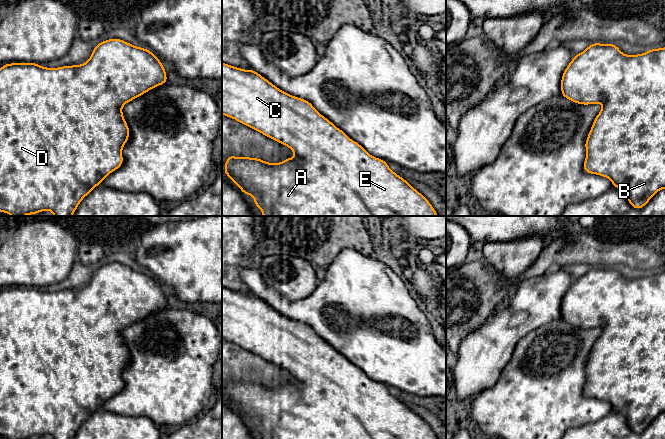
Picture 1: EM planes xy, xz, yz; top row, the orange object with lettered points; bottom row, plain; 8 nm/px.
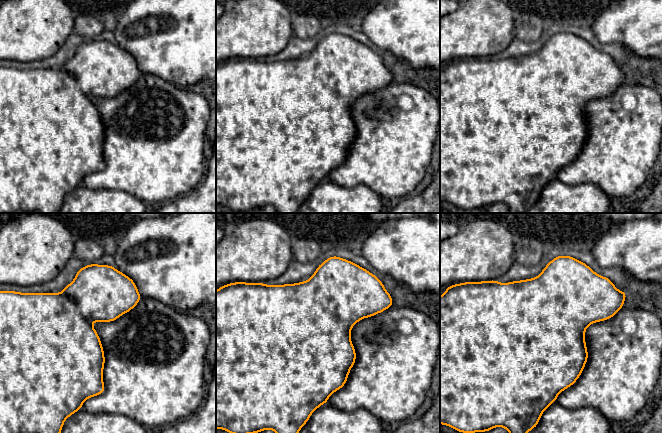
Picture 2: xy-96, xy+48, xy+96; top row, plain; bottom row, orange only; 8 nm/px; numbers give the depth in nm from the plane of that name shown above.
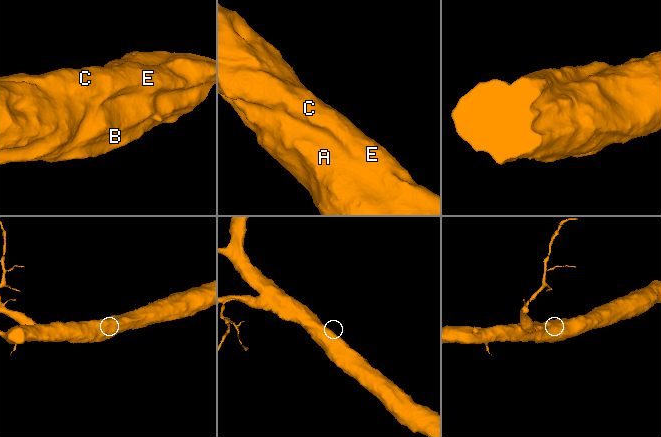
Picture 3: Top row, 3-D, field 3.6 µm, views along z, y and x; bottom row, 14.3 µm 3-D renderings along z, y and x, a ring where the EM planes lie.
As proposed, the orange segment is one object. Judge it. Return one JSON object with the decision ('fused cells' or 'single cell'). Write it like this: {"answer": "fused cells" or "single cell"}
{"answer": "single cell"}

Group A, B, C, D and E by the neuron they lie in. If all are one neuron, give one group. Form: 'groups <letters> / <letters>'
groups A B C D E

